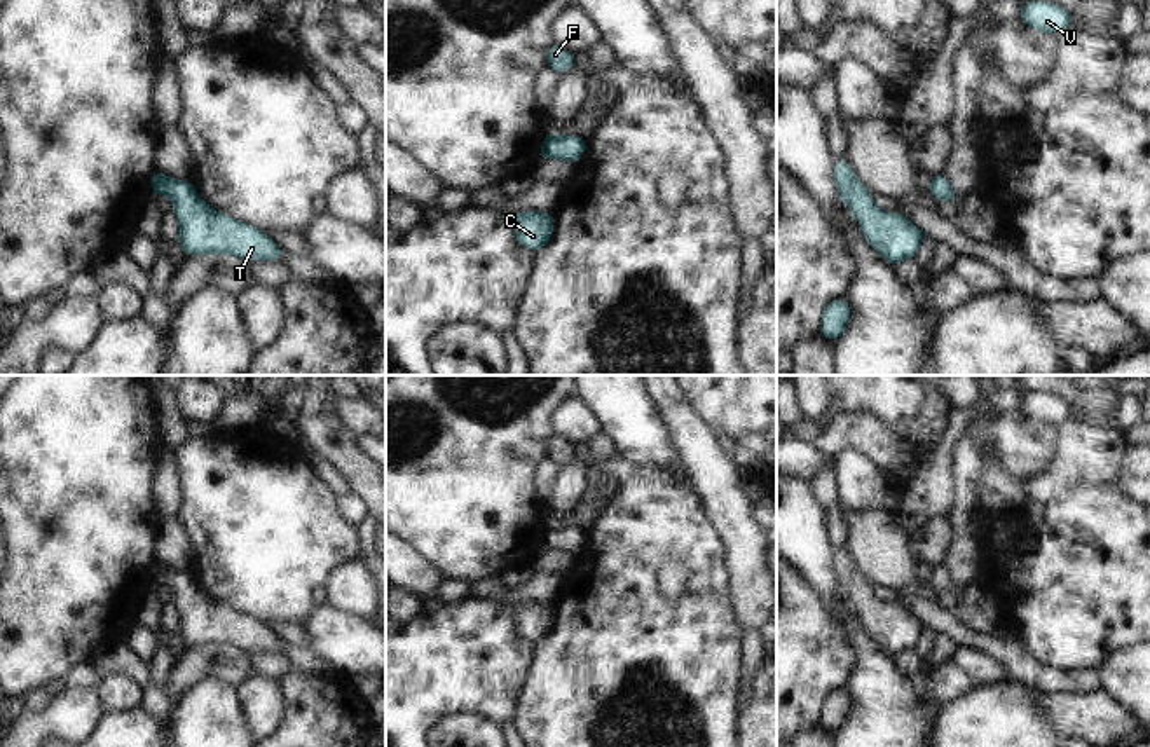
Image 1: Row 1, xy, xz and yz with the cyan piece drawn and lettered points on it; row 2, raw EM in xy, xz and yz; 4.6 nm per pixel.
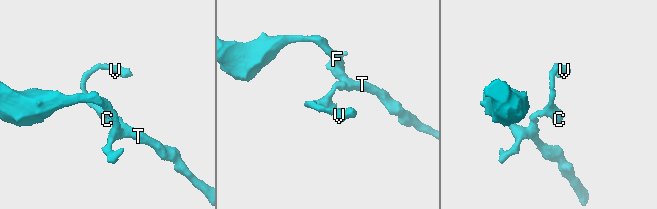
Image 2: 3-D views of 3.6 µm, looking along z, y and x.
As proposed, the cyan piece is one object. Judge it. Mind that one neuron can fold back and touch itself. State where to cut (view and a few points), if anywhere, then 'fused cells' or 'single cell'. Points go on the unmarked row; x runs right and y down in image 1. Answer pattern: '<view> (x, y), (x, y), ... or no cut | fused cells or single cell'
no cut | single cell

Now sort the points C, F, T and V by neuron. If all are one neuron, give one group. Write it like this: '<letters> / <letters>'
C F T V

